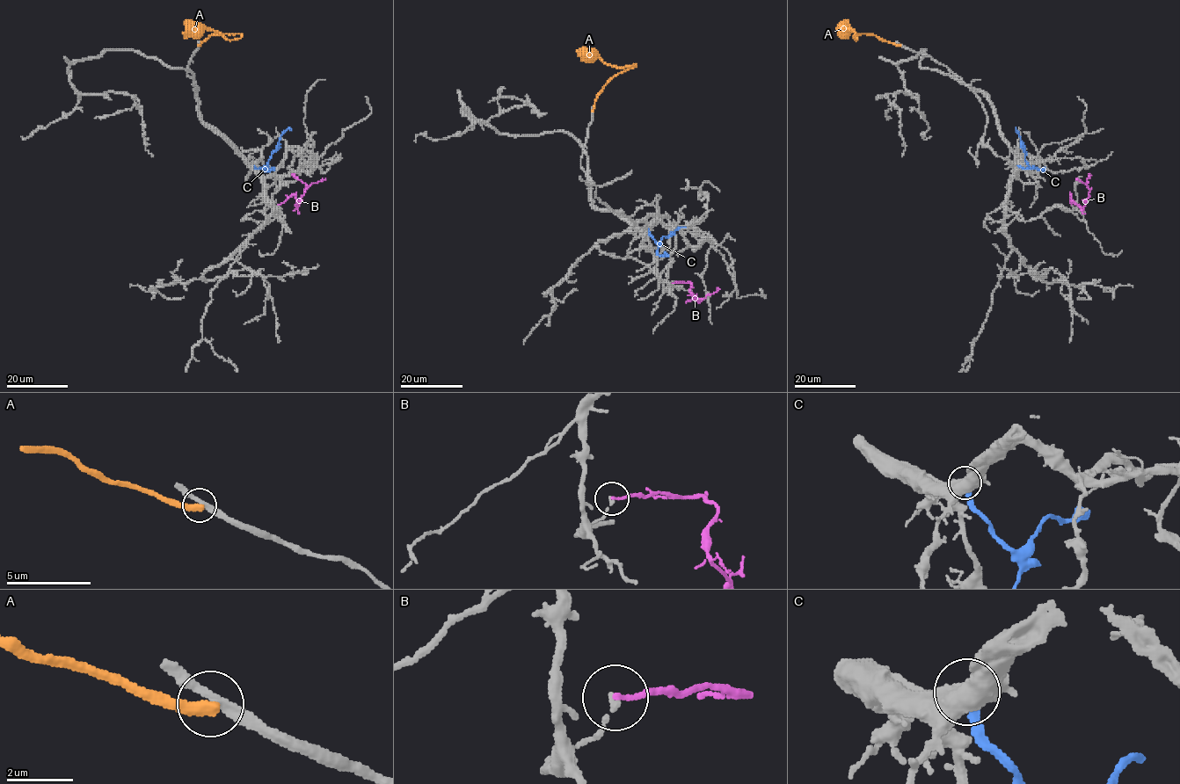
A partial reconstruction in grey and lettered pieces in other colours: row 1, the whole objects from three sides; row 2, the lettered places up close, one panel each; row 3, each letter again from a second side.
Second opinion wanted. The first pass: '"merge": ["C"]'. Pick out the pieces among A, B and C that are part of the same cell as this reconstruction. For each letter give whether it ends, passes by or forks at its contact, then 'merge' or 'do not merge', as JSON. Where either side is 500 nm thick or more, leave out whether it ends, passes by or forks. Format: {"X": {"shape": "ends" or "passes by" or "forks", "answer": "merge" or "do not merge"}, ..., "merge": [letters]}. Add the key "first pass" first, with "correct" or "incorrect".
{"first pass": "incorrect", "A": {"shape": "ends", "answer": "do not merge"}, "B": {"shape": "ends", "answer": "do not merge"}, "C": {"answer": "do not merge"}, "merge": []}

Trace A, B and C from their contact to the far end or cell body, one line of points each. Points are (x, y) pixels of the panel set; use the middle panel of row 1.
A: (593, 111), (597, 94), (604, 85), (619, 73), (635, 65), (615, 67), (606, 64), (591, 50), (576, 50)
B: (673, 282), (689, 282), (690, 293), (695, 300), (701, 301), (716, 291), (716, 287)
C: (648, 229), (658, 242), (664, 235), (668, 236), (685, 227)

